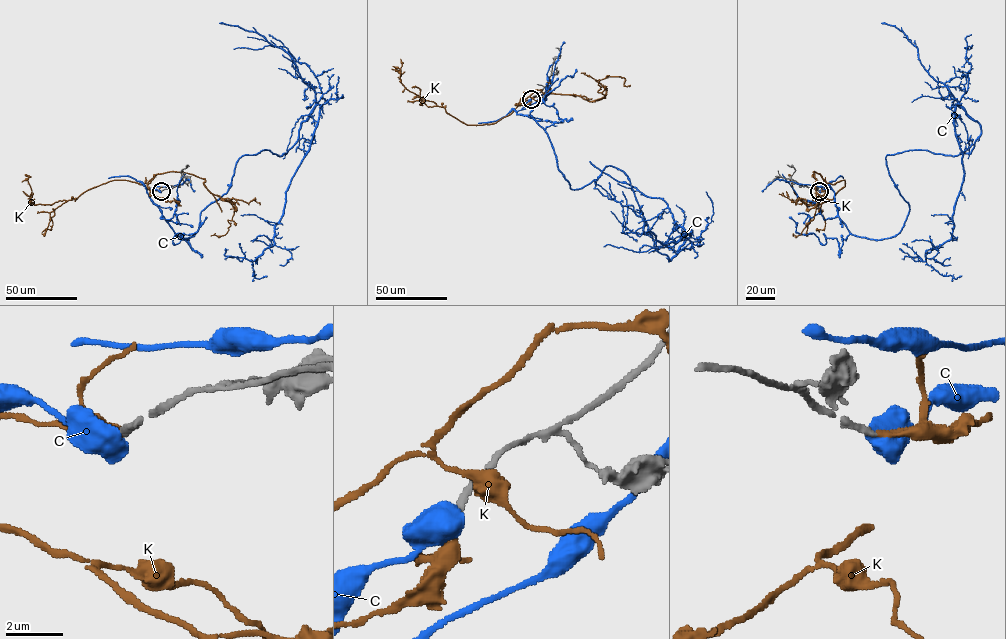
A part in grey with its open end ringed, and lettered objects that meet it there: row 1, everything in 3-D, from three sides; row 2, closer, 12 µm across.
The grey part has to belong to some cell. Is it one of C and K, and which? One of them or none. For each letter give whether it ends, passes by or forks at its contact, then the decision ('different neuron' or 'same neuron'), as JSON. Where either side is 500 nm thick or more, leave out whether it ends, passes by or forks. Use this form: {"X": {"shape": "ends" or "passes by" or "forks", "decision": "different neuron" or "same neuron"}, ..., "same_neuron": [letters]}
{"C": {"decision": "different neuron"}, "K": {"shape": "ends", "decision": "same neuron"}, "same_neuron": ["K"]}

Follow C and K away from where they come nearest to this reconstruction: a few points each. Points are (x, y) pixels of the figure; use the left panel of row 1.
C: (161, 191), (146, 191), (191, 237), (236, 162), (285, 153), (310, 115), (274, 244), (252, 263), (266, 276)
K: (161, 191), (151, 190), (146, 183), (112, 180), (76, 199), (34, 204), (25, 174)

